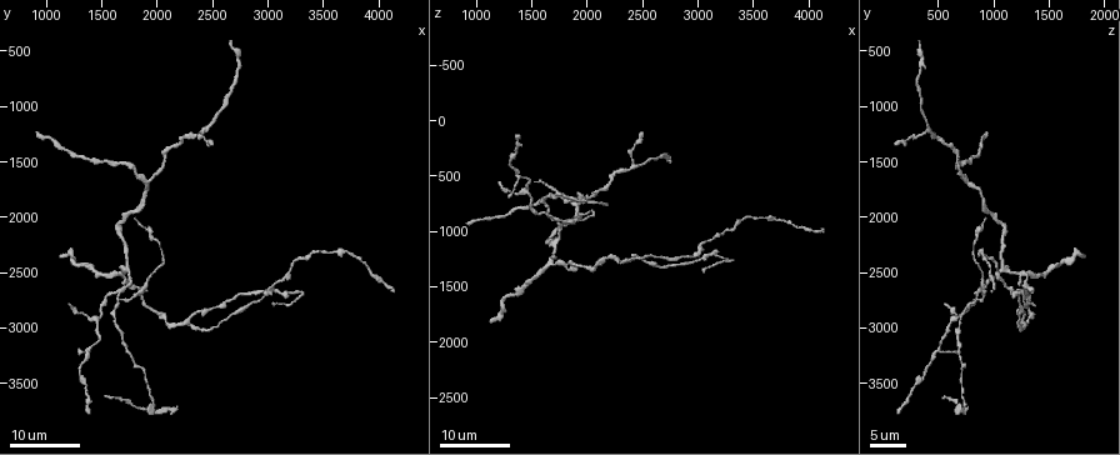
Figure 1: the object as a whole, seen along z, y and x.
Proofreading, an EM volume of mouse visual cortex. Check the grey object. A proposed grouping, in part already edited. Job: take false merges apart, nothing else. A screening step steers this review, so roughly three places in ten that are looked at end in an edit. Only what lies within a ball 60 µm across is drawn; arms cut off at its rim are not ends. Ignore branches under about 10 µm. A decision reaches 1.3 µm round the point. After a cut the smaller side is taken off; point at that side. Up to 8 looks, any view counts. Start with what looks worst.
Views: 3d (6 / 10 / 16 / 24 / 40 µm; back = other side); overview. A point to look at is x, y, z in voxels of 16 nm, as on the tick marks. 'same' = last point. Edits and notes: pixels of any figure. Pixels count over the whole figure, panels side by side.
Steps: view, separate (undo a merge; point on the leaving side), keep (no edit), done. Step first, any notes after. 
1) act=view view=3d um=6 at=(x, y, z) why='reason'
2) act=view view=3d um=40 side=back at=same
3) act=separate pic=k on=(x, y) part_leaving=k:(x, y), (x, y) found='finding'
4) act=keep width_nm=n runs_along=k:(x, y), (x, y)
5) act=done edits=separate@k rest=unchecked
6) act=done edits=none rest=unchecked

act=view view=3d um=16 at=(1620, 2700, 860) why='four arms meet'

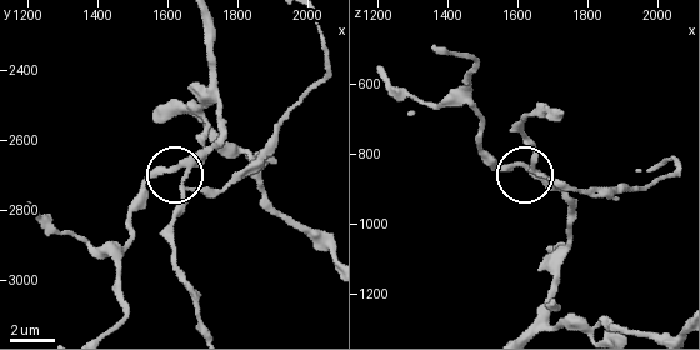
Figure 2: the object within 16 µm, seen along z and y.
act=view view=3d um=6 at=same why='zoom in'

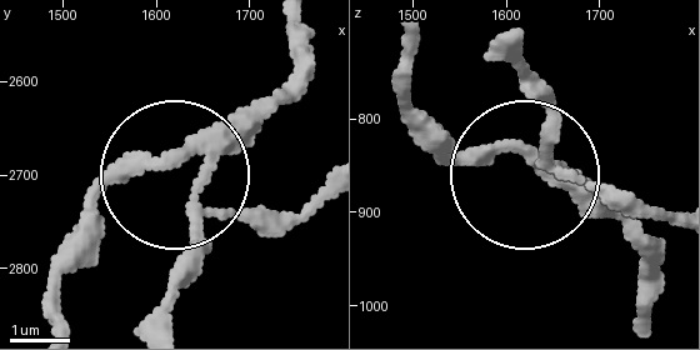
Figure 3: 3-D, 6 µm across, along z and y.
act=separate pic=3 on=(283, 219) part_leaving=3:(209, 208), (324, 193) found='a second cell is stuck on'

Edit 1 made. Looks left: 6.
act=view view=3d um=16 at=(3000, 2660, 1200) why='four arms meet'

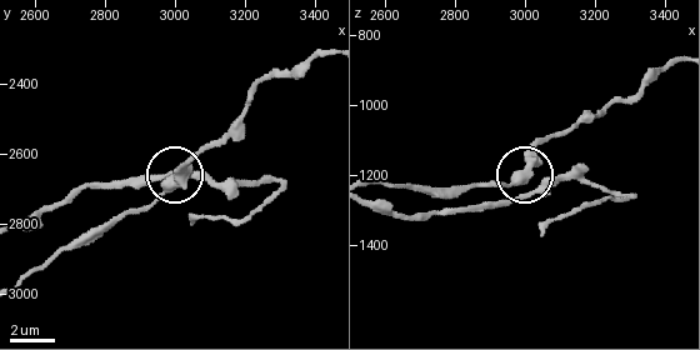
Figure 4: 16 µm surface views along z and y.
act=view view=3d um=6 at=(3010, 2680, 1200)

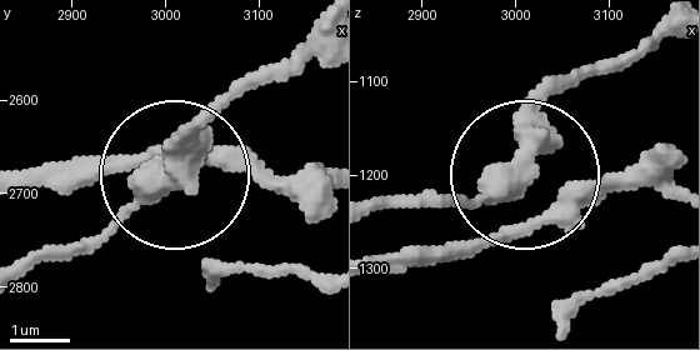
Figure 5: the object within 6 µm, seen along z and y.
act=keep width_nm=390 runs_along=5:(378, 208), (671, 179) found='all the same cell'

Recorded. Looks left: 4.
act=view view=3d um=24 at=(1760, 2480, 1060) why='small branch off a trunk'

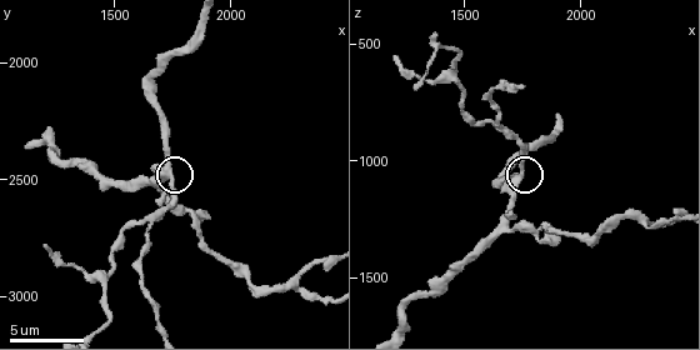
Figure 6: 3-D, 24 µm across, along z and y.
act=view view=3d um=10 at=(1740, 2470, 1070)

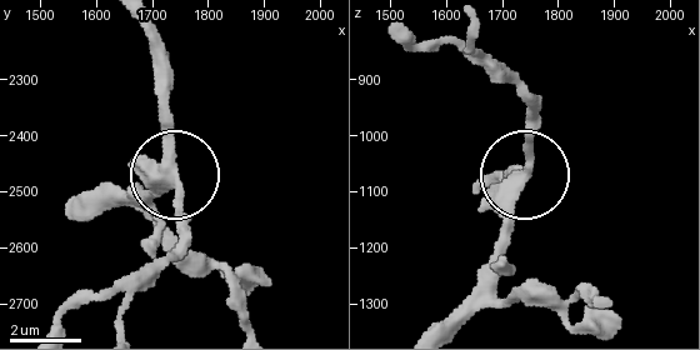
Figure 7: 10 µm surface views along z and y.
act=view view=3d um=10 side=back at=(1735, 2465, 1070)

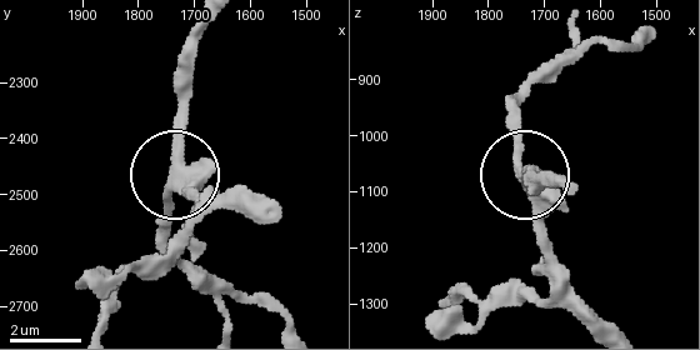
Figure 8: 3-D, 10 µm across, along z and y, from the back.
act=keep width_nm=330 found='one cell here'

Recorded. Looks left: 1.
act=done edits=separate@3 rest=unchecked

